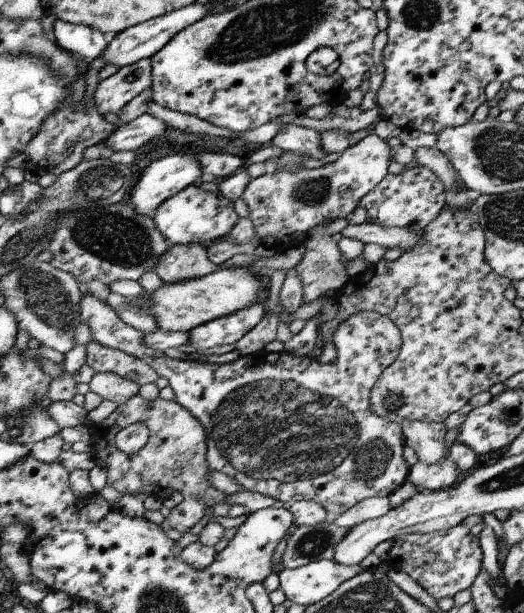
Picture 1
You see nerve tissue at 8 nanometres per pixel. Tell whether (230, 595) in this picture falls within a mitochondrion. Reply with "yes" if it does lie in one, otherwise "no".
no

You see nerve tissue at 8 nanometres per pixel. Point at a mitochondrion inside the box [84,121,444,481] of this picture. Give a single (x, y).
(313, 191)

